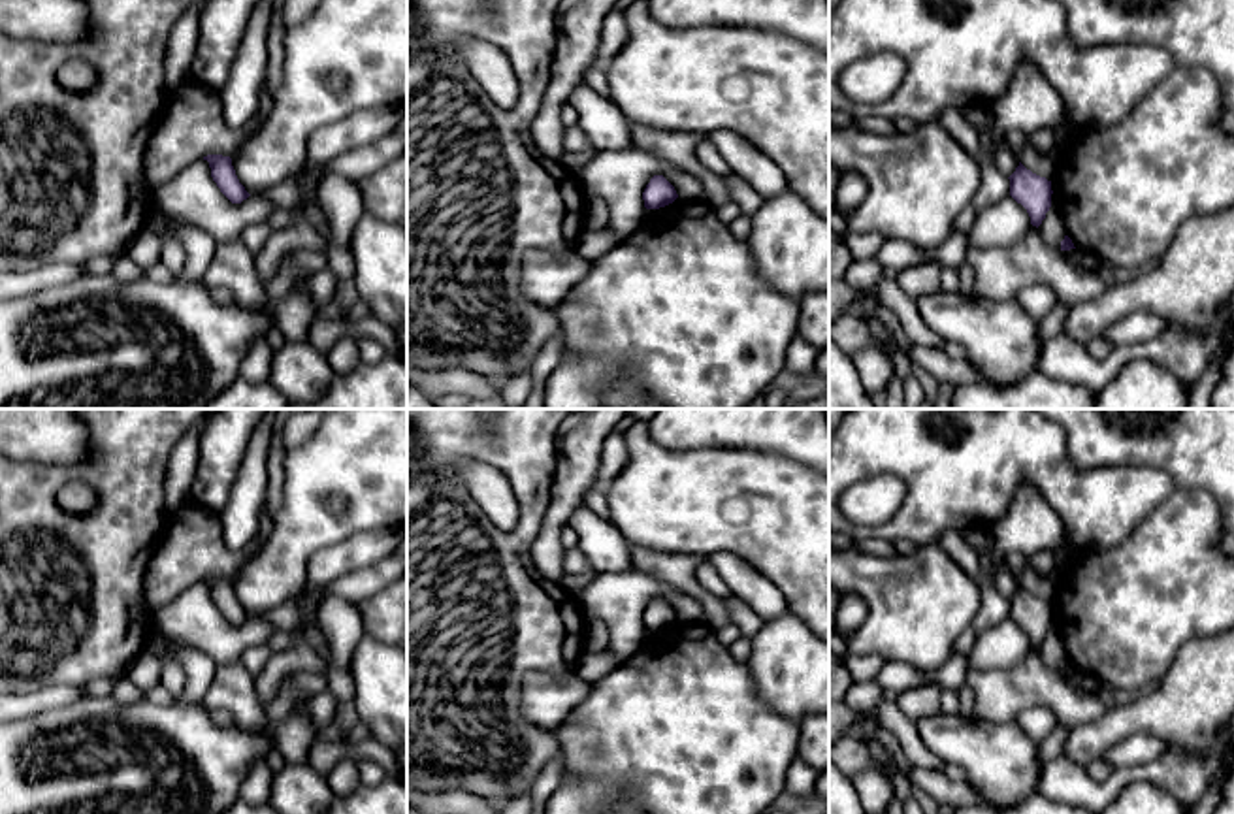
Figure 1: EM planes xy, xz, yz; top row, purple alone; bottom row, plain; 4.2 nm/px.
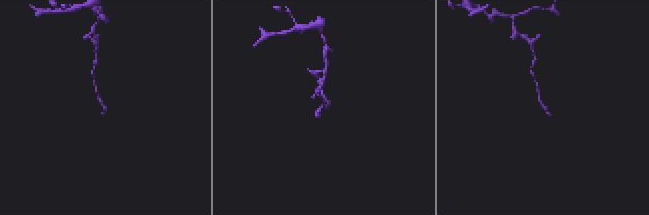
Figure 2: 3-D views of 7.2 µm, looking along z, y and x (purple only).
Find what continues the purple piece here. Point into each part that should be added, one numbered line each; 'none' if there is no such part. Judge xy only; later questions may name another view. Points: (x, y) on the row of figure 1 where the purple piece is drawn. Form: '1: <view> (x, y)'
none

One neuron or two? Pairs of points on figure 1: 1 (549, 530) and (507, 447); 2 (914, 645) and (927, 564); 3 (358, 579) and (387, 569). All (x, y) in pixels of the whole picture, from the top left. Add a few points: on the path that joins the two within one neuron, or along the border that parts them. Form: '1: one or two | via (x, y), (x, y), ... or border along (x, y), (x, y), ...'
1: two | border along (554, 477), (551, 505), (532, 545), (532, 564)
2: one | via (914, 624), (916, 607), (925, 598), (927, 585)
3: one | via (366, 579), (379, 575)

